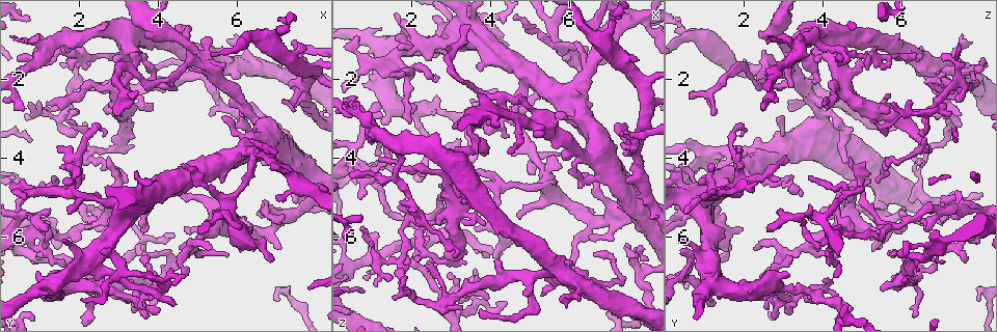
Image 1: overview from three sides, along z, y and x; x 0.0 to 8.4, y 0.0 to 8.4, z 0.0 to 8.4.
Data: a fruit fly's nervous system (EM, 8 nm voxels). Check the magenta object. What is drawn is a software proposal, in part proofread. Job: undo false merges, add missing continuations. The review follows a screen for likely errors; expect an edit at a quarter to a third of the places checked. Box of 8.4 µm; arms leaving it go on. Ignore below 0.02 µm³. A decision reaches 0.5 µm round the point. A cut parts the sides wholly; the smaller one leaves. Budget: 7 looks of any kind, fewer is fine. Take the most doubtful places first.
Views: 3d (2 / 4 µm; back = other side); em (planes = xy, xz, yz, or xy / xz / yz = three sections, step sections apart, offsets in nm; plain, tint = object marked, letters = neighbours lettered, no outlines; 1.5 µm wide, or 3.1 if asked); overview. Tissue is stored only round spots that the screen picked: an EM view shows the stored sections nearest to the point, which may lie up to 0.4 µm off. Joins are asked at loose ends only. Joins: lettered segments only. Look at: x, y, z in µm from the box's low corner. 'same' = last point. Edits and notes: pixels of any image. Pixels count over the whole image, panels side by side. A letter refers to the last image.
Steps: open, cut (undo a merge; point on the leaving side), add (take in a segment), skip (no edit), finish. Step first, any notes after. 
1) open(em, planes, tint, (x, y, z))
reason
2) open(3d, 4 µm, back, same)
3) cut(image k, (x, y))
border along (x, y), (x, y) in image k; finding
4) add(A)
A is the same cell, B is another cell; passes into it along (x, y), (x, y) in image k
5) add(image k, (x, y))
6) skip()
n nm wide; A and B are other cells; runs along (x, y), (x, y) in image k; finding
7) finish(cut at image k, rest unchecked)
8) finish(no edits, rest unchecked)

open(3d, 4 µm, (2.80, 5.15, 1.05))
small branch off a trunk

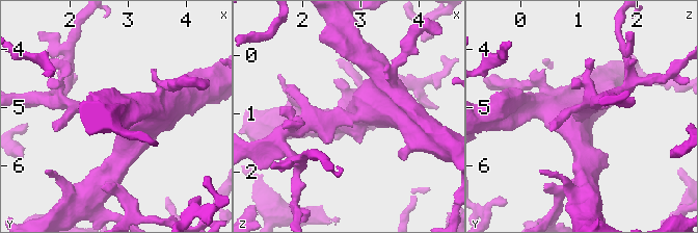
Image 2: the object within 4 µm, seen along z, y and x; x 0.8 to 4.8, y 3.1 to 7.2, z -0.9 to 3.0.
open(em, xz, step 4, tint, (2.80, 5.15, 1.05))

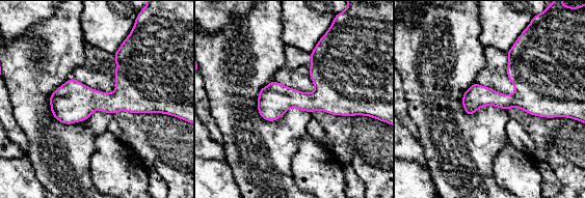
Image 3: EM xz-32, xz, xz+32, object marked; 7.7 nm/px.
open(em, planes, letters, same)

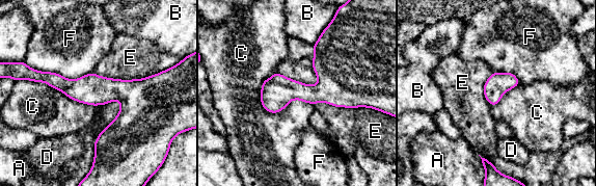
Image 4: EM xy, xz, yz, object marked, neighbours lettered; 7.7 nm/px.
skip()
170 nm wide; A, B, C, D, E and F are other cells; border along (261, 84), (271, 112), (313, 105) in image 4; one neuron here

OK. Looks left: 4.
open(em, planes, letters, (0.65, 5.10, 0.95))
branch stops here

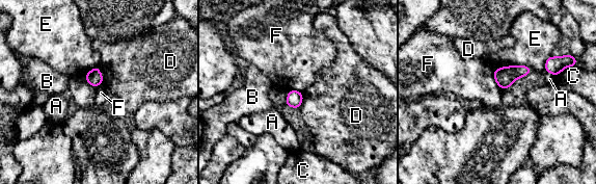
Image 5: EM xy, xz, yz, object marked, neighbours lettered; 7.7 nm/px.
skip()
120 nm wide; A, B, C, D, E and F are other cells; none of them fits

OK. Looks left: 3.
open(em, yz, step 8, letters, (4.95, 6.35, 4.40))
free end

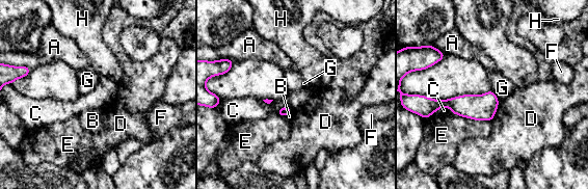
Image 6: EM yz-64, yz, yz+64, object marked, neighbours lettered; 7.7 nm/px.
skip()
A, B, C, D, E, F, G and H are other cells; no lettered segment goes on from it

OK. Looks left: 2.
finish(no edits, rest unchecked)

